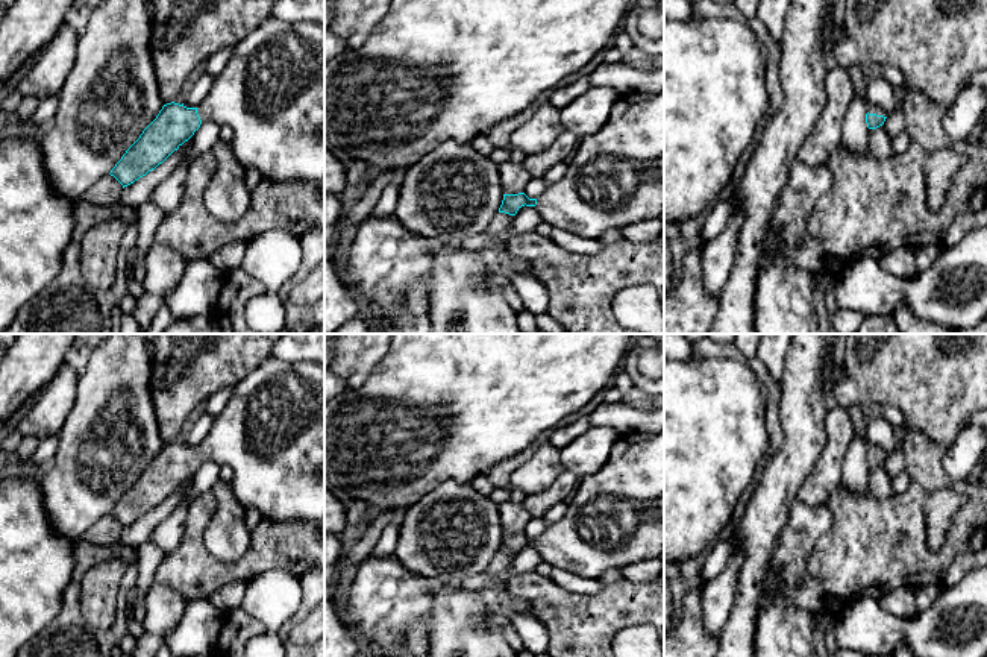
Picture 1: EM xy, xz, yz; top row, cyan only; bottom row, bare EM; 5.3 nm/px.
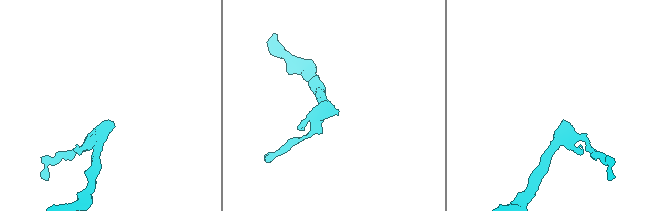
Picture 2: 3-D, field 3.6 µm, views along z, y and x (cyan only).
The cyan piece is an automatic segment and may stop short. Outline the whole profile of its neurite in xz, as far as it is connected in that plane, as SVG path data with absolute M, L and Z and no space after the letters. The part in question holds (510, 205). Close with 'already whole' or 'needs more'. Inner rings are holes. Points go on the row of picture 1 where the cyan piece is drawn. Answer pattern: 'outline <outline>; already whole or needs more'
outline M664 88L620 94L608 121L596 134L579 138L561 181L537 199L503 194L499 212L515 215L525 205L534 206L552 228L593 240L608 229L660 218L664 214Z; needs more

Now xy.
outline M267 18L233 46L224 70L214 77L212 86L196 108L167 103L139 138L126 150L111 170L123 188L162 164L188 141L202 123L212 121L233 130L232 150L246 168L256 168L274 182L321 184L324 181L324 26L318 23L288 23Z; needs more

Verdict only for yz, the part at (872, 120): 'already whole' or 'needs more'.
needs more

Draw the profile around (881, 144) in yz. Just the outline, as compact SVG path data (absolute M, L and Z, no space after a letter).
M884 124L876 129L869 129L869 152L879 161L893 156L893 138L885 132Z

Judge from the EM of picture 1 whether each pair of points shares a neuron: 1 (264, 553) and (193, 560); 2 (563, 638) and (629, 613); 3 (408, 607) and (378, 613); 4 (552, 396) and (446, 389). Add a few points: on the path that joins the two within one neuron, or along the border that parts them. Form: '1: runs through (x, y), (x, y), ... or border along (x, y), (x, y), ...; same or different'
1: runs through (246, 568), (211, 569); same
2: runs through (579, 631), (605, 613), (613, 613); same
3: runs through (401, 607), (385, 609); same
4: runs through (526, 389), (472, 389); same

